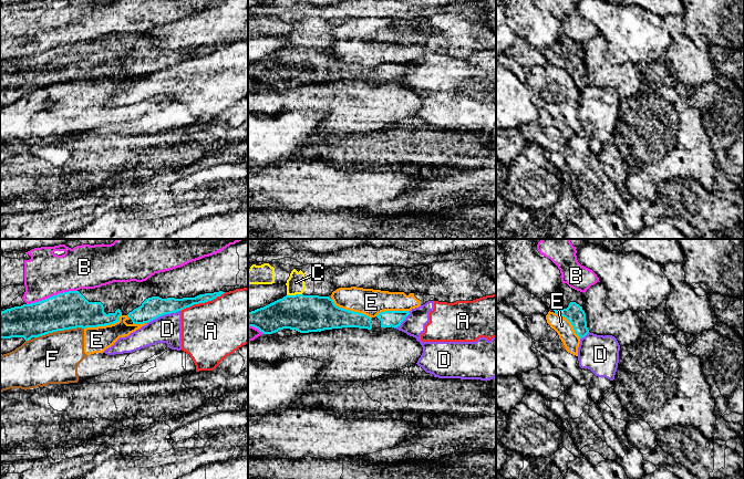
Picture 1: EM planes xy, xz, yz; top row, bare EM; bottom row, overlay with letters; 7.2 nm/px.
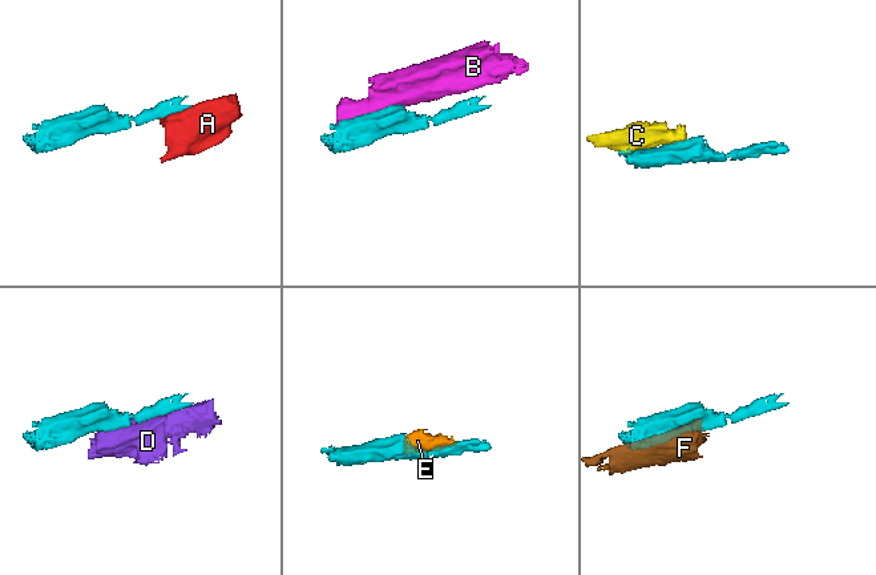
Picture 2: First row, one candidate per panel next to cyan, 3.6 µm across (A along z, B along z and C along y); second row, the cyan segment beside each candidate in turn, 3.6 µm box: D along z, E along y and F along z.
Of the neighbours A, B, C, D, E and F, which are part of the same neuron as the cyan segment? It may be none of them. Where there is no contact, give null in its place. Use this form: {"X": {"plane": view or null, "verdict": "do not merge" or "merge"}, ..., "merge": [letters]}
{"A": {"plane": "xy", "verdict": "do not merge"}, "B": {"plane": "xy", "verdict": "do not merge"}, "C": {"plane": "xz", "verdict": "do not merge"}, "D": {"plane": "xy", "verdict": "do not merge"}, "E": {"plane": "xz", "verdict": "do not merge"}, "F": {"plane": "xy", "verdict": "do not merge"}, "merge": []}

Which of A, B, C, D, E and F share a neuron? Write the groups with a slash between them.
A D / B / C / E F

